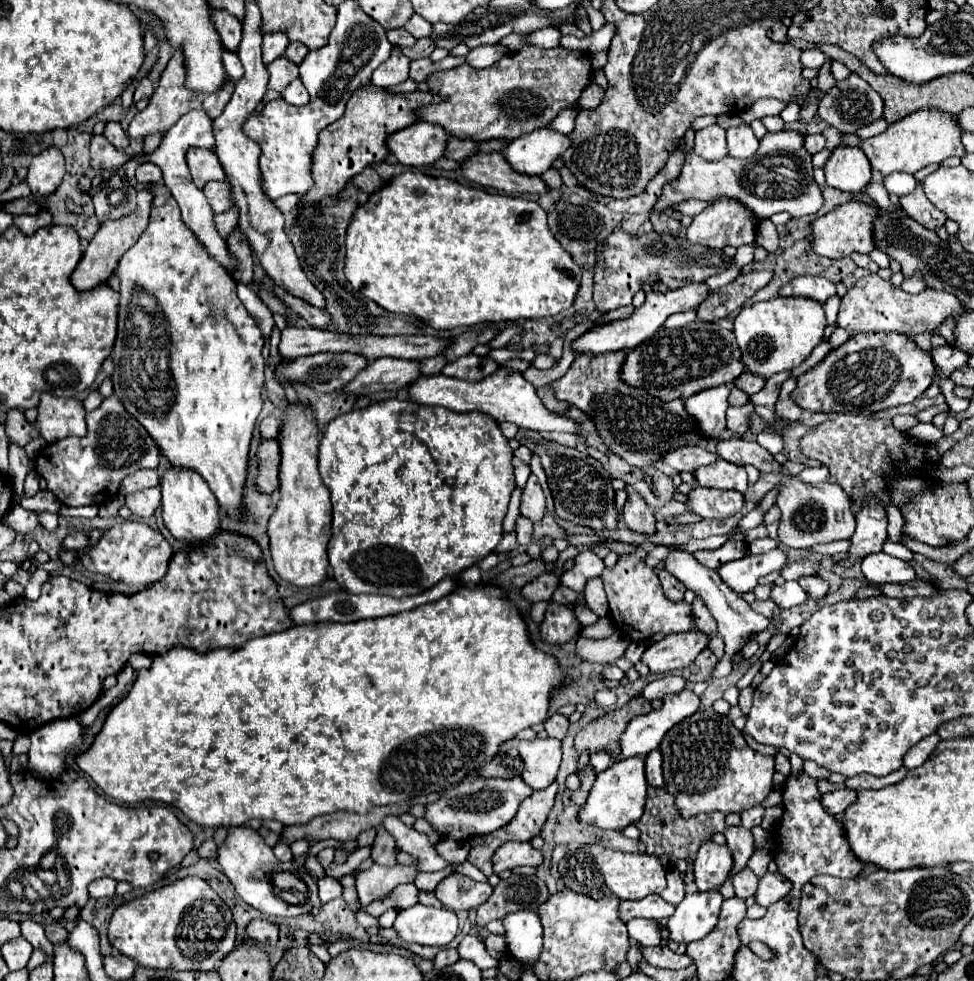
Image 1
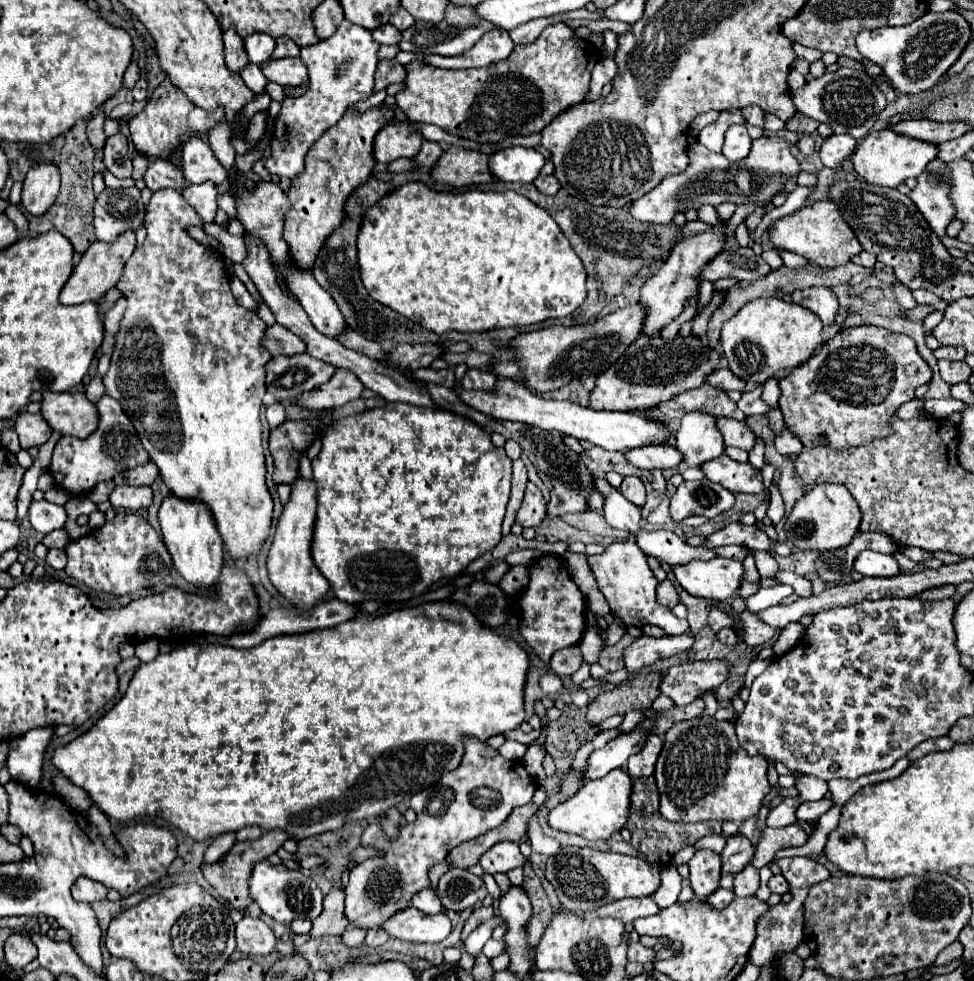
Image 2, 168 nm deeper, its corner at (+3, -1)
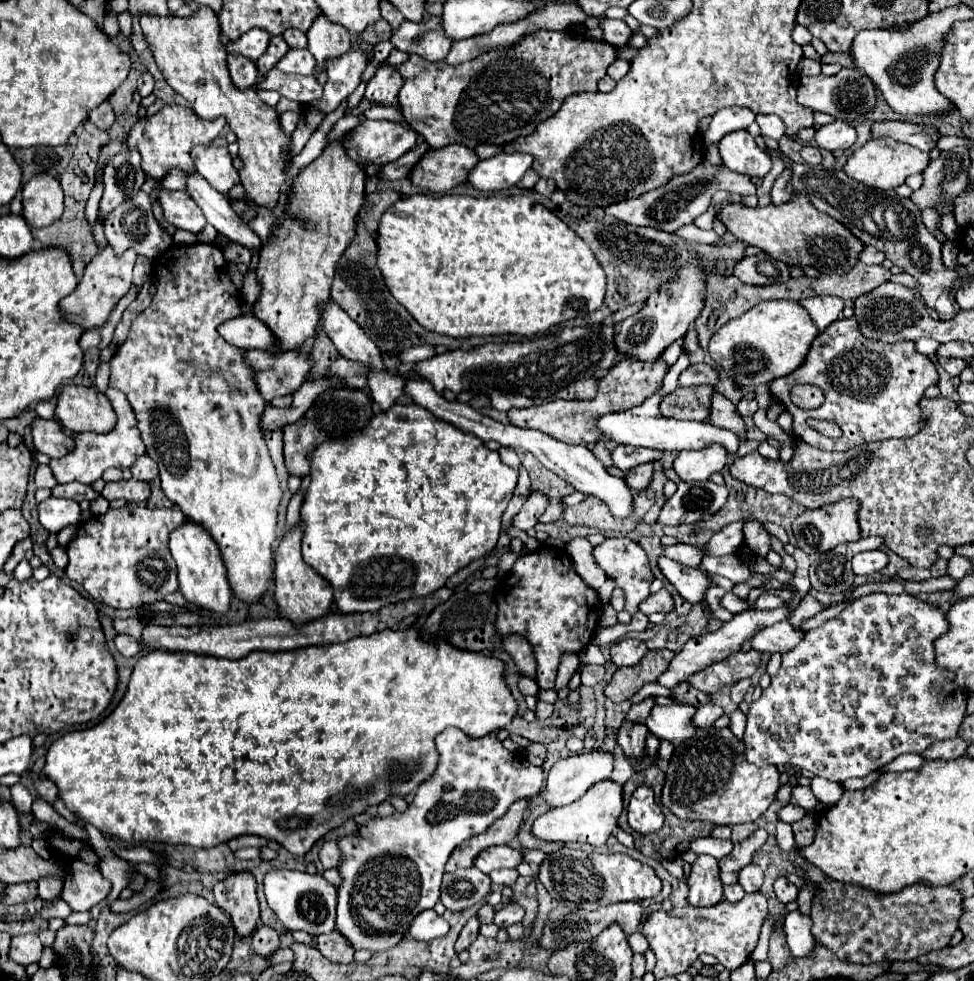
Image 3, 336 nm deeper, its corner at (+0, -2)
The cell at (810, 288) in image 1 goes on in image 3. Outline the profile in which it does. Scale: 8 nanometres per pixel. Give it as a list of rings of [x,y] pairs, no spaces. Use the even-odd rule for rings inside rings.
[[[815,296],[815,298],[803,298],[803,302],[799,302],[813,318],[813,322],[817,324],[819,332],[823,332],[829,324],[833,324],[835,320],[839,320],[845,302],[837,296]]]

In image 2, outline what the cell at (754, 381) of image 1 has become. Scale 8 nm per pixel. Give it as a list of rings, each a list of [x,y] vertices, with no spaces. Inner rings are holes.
[[[720,367],[720,369],[714,369],[714,373],[710,373],[706,377],[706,383],[716,387],[716,389],[724,389],[724,391],[742,391],[744,389],[744,381],[740,381],[728,367]]]

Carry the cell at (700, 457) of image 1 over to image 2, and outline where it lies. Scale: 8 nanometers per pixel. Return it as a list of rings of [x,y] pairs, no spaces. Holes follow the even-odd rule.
[[[648,445],[644,449],[630,449],[624,453],[626,461],[640,469],[668,469],[678,467],[682,457],[674,445]]]

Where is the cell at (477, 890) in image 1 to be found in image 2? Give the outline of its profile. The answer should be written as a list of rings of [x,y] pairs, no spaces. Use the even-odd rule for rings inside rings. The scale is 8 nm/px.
[[[450,869],[440,877],[436,895],[440,897],[444,909],[464,911],[486,897],[486,885],[482,877],[472,875],[466,869]]]

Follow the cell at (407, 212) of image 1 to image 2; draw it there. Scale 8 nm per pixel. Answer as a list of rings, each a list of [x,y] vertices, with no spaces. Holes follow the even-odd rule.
[[[406,183],[398,187],[396,191],[388,193],[378,205],[368,209],[368,215],[362,219],[360,227],[360,239],[358,239],[358,261],[360,261],[360,275],[364,281],[364,287],[372,297],[384,305],[390,305],[396,313],[426,323],[428,331],[444,333],[444,331],[462,331],[462,333],[474,333],[474,331],[488,331],[498,327],[526,327],[532,323],[542,323],[546,319],[566,317],[574,309],[578,309],[586,299],[586,269],[576,251],[572,249],[570,241],[560,231],[558,223],[538,205],[534,205],[524,195],[518,195],[514,191],[494,193],[494,191],[464,191],[464,193],[442,193],[434,191],[422,183]]]

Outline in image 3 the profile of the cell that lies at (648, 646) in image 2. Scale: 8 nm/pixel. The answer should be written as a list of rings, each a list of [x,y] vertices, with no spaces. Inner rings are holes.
[[[621,640],[611,646],[611,660],[621,666],[635,666],[647,654],[647,644],[643,640]]]

